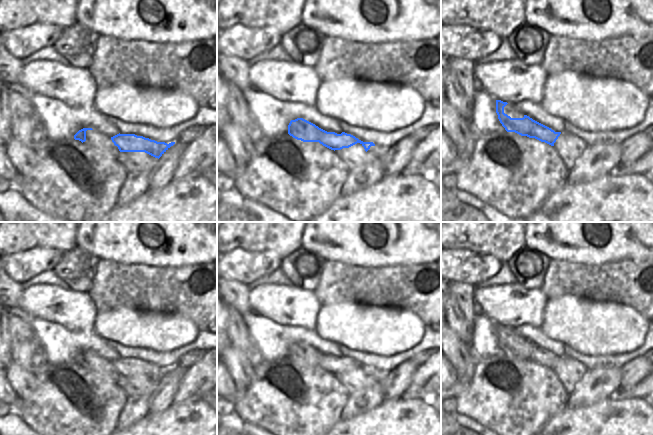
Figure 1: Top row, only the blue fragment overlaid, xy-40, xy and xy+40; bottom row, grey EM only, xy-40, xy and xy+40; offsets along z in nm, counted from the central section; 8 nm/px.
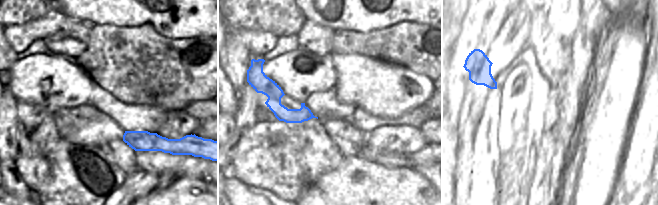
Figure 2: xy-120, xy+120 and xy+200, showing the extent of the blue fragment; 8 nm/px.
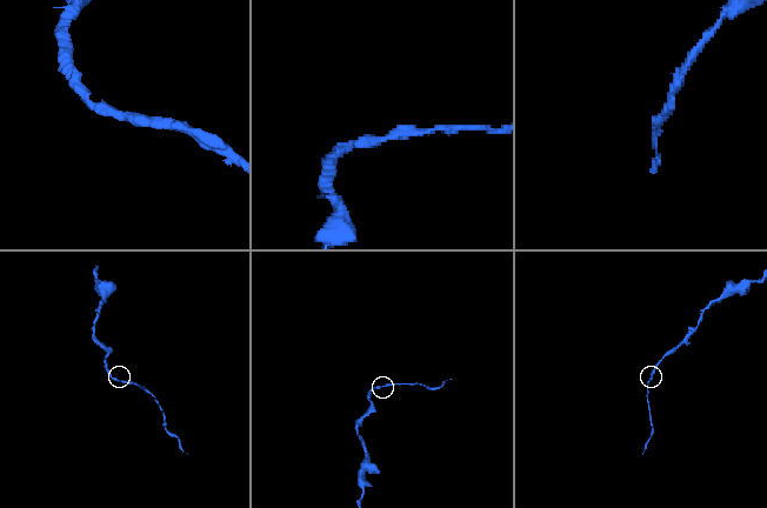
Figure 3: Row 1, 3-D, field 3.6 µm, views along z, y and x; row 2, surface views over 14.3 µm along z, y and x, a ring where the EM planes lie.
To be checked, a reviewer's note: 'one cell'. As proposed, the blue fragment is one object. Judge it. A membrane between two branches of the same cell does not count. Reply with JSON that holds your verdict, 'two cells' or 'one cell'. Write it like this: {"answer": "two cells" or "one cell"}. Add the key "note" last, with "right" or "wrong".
{"answer": "one cell", "note": "right"}

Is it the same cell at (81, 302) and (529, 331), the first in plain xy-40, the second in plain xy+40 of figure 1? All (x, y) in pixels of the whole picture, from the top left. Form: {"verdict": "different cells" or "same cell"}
{"verdict": "different cells"}

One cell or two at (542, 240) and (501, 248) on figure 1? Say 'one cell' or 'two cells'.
two cells

